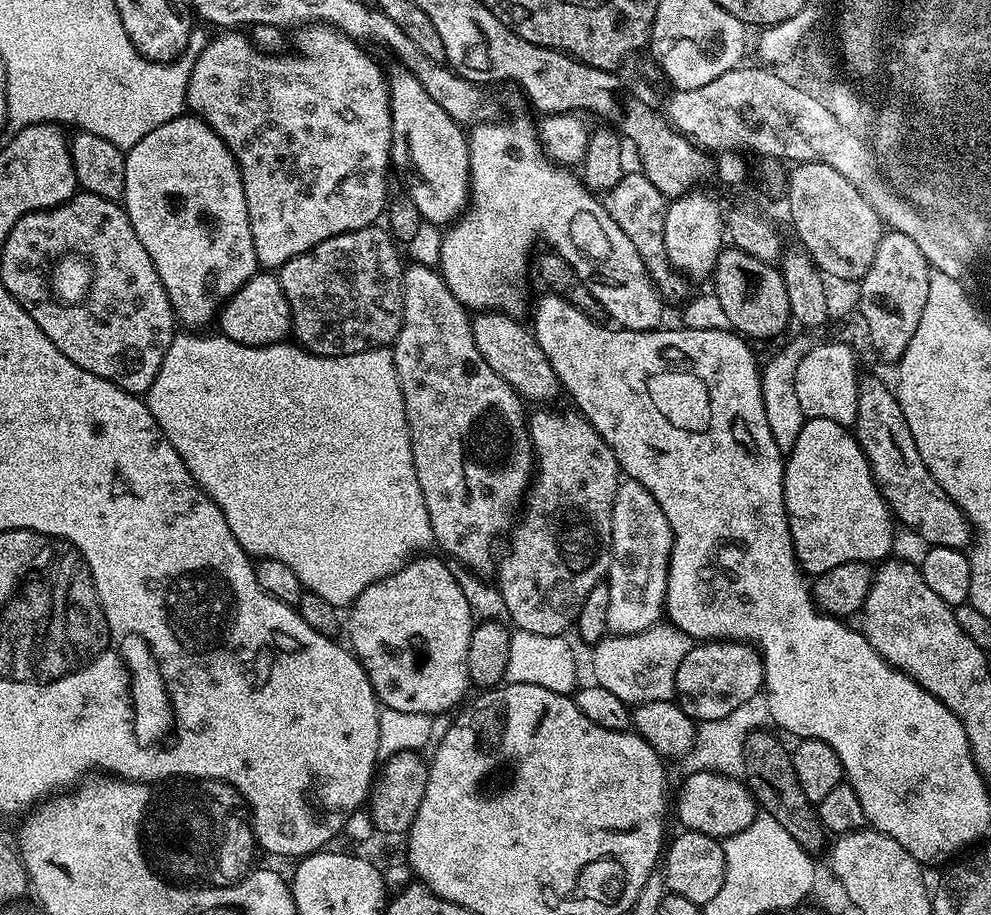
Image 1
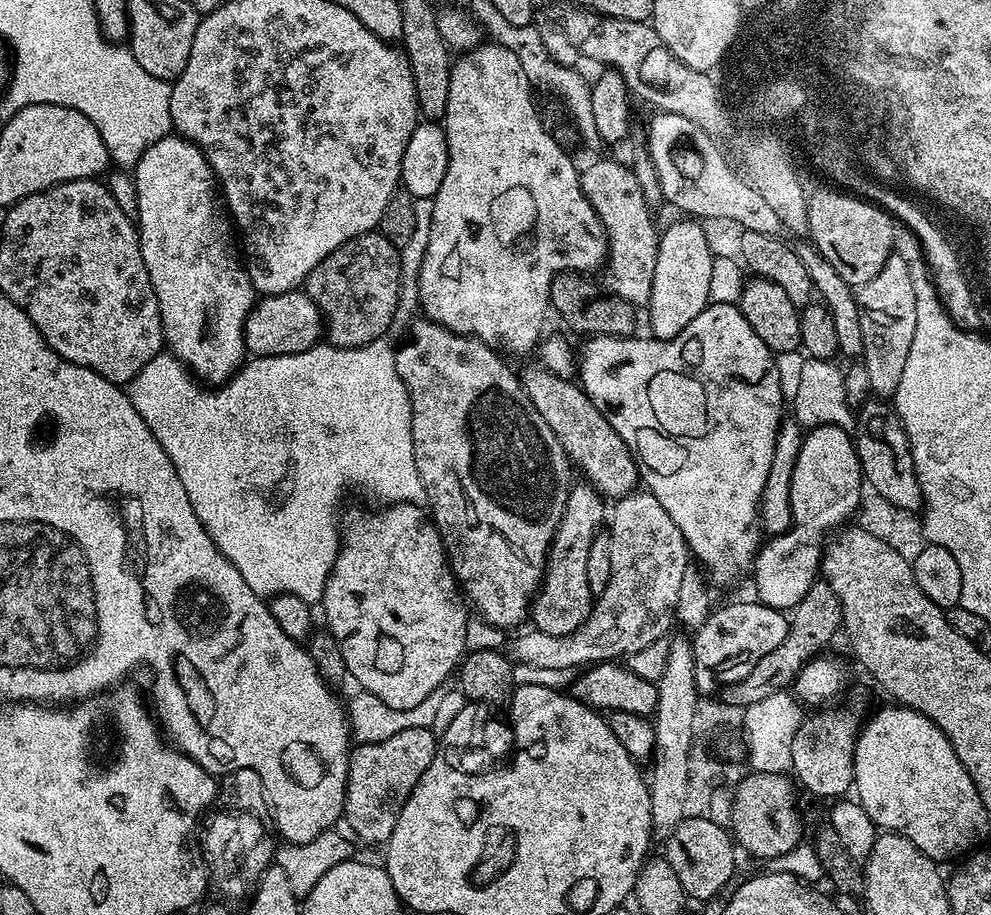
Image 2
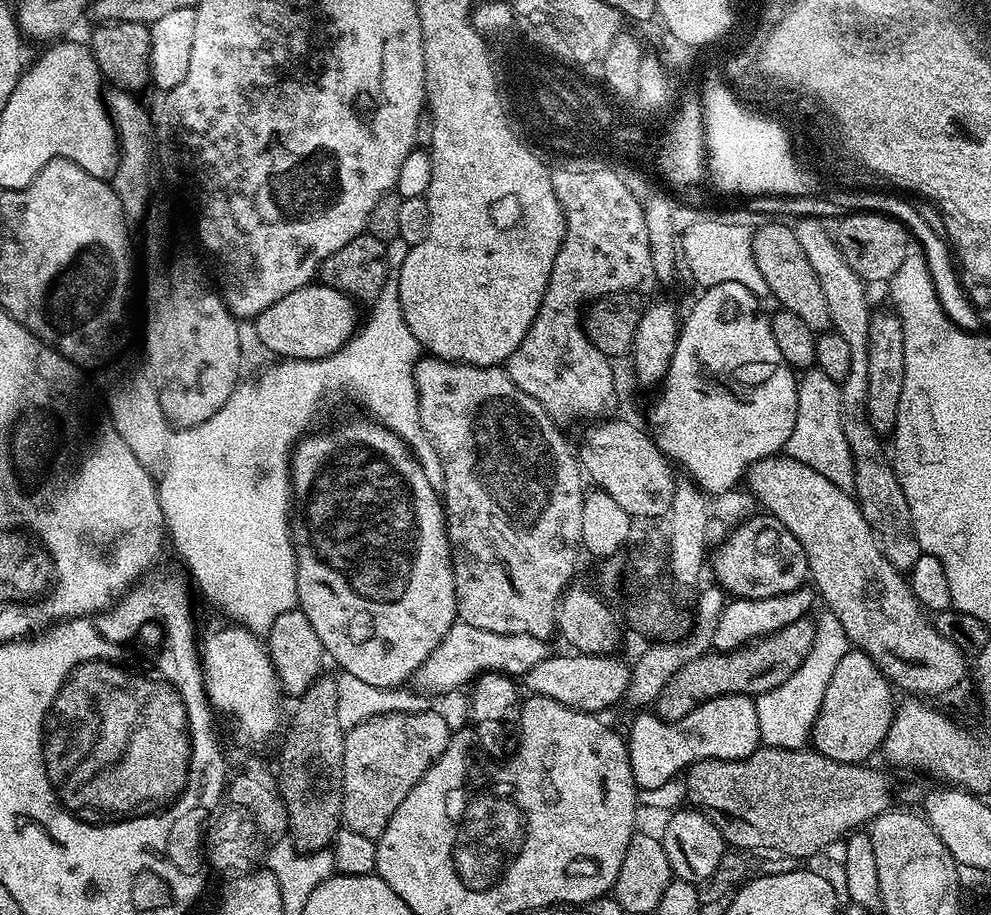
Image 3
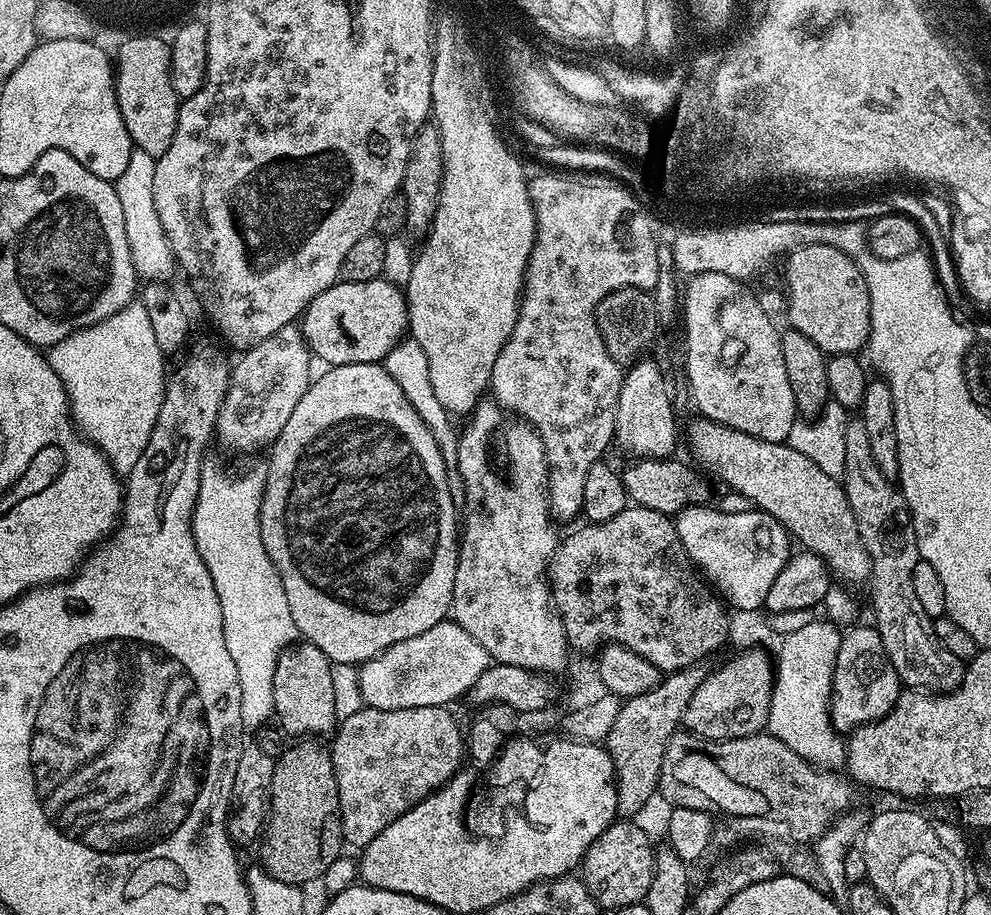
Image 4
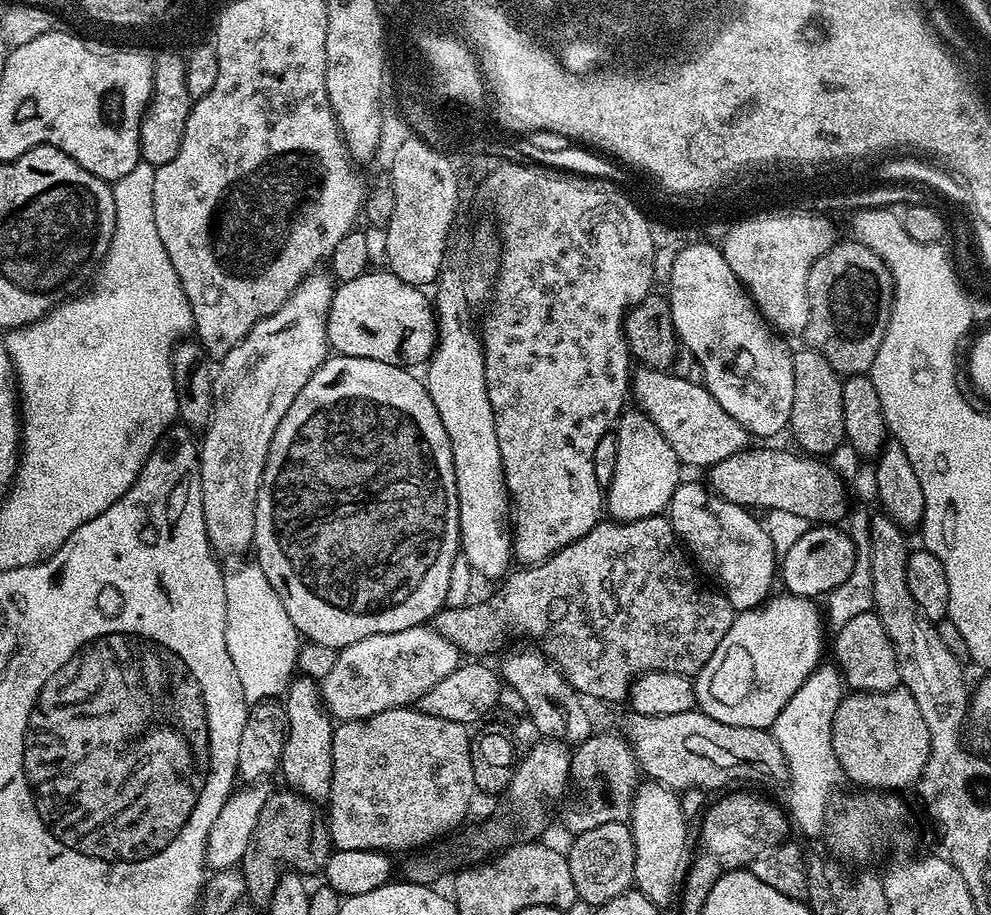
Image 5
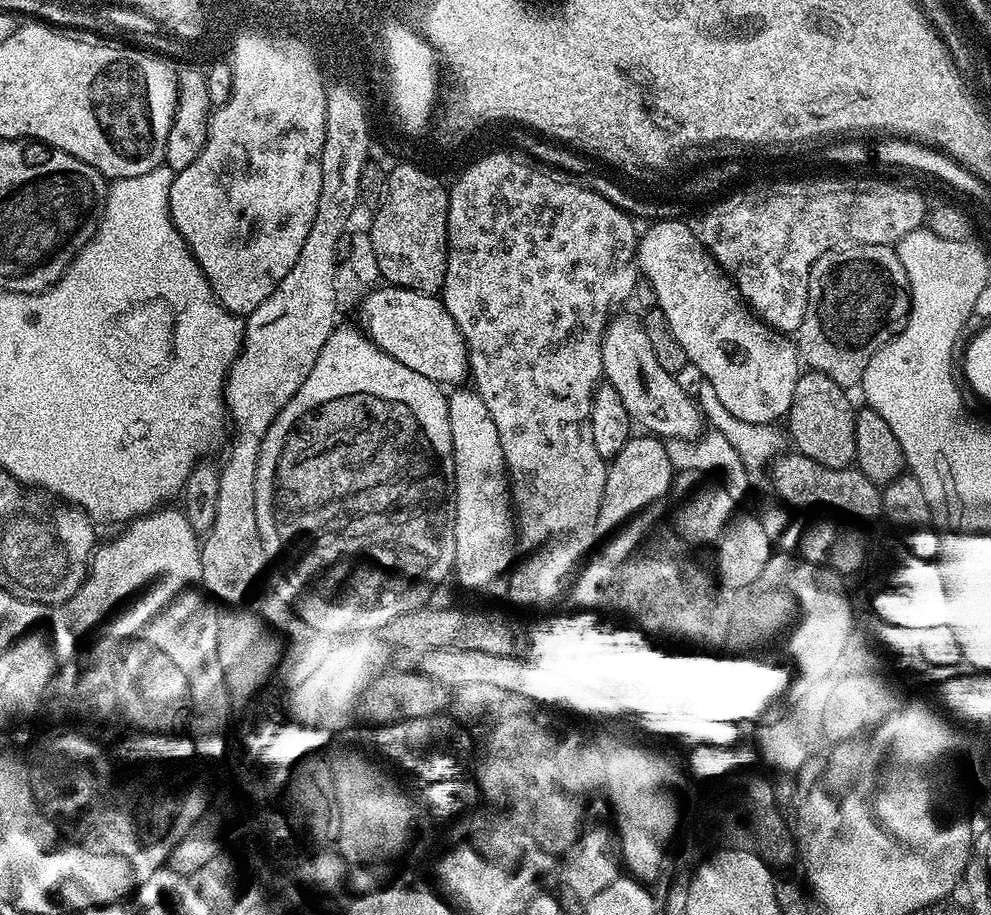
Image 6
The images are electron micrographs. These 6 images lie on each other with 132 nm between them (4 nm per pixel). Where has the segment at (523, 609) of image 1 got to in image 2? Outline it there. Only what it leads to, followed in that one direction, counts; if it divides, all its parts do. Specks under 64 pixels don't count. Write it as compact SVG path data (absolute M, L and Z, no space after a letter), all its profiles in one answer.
M587 482L573 483L568 489L568 501L562 514L562 522L548 546L544 581L540 583L540 589L532 600L530 624L535 631L565 636L578 630L578 626L582 626L582 622L586 622L586 618L592 613L594 597L586 578L586 565L590 558L590 546L605 520L605 497Z

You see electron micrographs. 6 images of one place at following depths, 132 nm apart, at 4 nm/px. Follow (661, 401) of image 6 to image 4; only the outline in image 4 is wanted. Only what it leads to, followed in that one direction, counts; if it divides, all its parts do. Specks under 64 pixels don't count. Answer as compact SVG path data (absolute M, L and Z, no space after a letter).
M696 418L689 426L688 444L701 469L709 468L704 470L729 484L726 486L731 491L750 498L759 511L773 516L789 537L800 543L801 549L818 554L828 563L828 571L837 581L853 586L871 577L870 554L862 546L858 522L854 522L854 510L850 510L843 483L814 466L806 454L798 454L787 442L766 442L703 418Z

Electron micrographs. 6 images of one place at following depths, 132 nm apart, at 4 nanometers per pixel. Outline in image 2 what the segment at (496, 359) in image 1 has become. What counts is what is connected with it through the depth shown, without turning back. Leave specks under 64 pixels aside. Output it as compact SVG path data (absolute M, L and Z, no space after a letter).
M536 362L519 369L518 375L524 393L530 398L530 402L534 402L534 410L538 410L538 414L542 414L546 421L546 426L554 430L554 438L558 438L569 461L579 471L580 468L584 471L583 479L587 483L605 498L629 496L637 491L641 478L632 451L622 438L618 438L618 430L614 430L614 426L606 422L602 410L598 410L598 406L590 402L575 379L554 374Z

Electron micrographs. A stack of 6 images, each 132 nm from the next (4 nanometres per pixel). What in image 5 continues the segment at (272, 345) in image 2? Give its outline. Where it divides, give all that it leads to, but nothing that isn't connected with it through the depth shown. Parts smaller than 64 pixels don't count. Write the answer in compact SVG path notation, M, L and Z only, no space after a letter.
M381 270L381 272L361 271L358 278L353 280L345 280L333 291L332 301L330 302L330 314L328 315L328 343L333 353L341 356L353 356L354 358L370 358L378 362L386 362L393 364L399 368L415 369L415 364L423 365L432 356L432 352L436 349L436 314L434 304L431 299L424 297L425 289L415 284L407 284L402 282L402 278L398 278L393 272Z

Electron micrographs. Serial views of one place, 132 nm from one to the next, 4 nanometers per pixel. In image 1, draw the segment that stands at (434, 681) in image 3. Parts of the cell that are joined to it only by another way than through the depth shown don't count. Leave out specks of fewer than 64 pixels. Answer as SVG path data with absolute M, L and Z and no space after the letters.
M621 479L614 506L612 507L612 561L608 567L606 583L610 590L610 610L606 613L609 633L615 635L636 635L661 623L665 615L664 599L668 585L668 567L672 553L672 531L662 506L654 502L654 494L642 486L642 482Z

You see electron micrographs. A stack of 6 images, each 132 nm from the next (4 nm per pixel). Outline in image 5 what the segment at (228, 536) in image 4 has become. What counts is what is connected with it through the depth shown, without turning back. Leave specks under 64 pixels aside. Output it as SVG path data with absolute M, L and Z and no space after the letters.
M254 562L225 575L226 646L248 704L275 699L287 691L295 673L302 640L277 591Z

